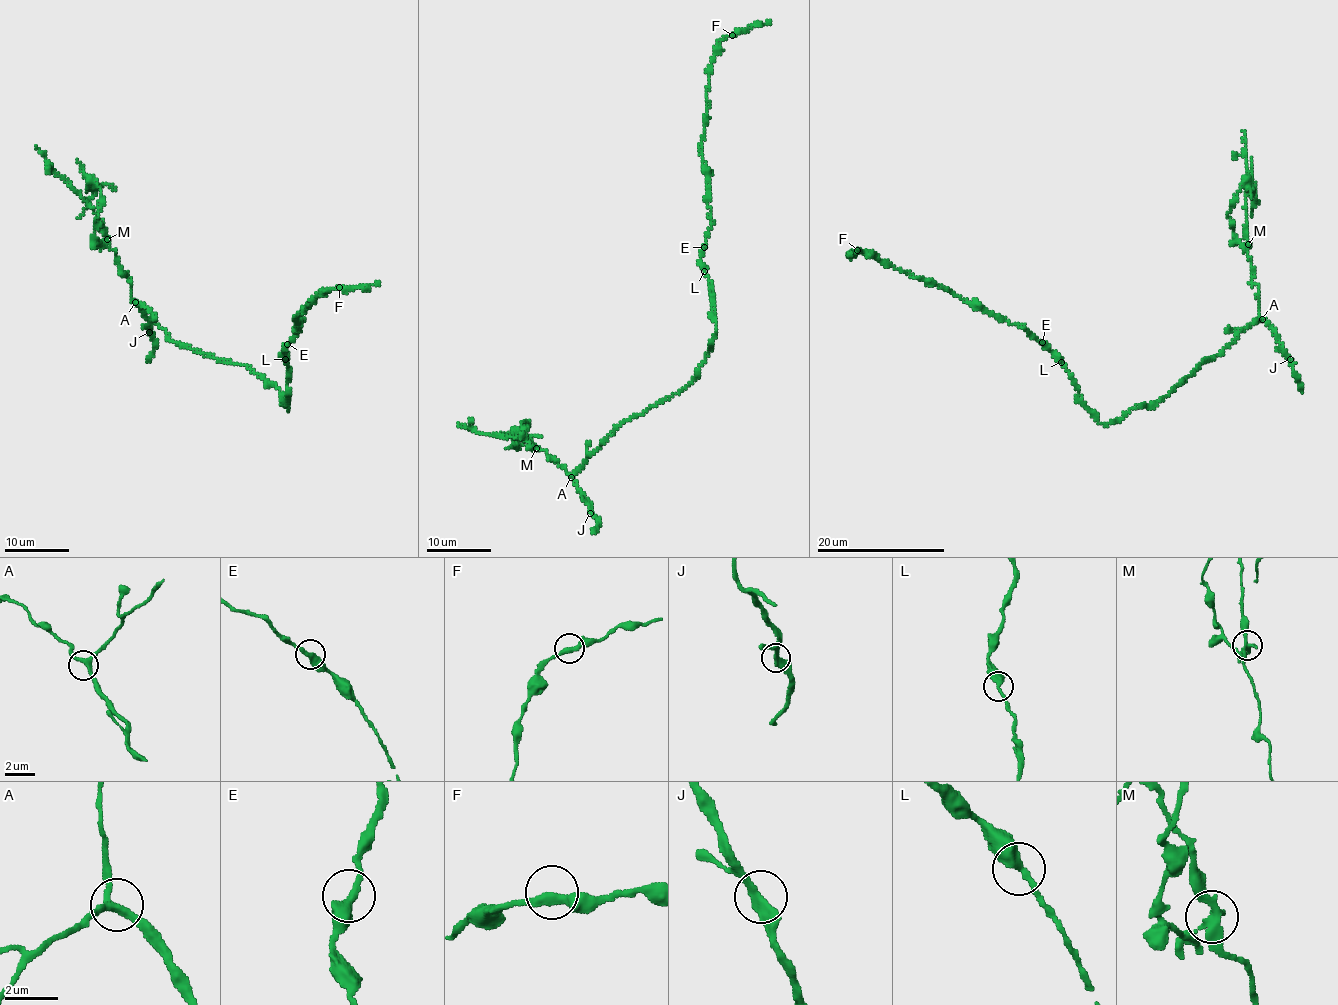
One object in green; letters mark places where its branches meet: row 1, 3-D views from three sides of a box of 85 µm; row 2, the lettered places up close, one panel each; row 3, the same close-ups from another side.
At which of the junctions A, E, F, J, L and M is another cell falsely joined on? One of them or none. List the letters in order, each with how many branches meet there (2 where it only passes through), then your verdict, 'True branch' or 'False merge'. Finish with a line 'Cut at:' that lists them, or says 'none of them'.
A: Branches: 3. True branch
E: Branches: 2. True branch
F: Branches: 2. True branch
J: Branches: 2. True branch
L: Branches: 2. True branch
M: Branches: 3. False merge
Cut at: M

